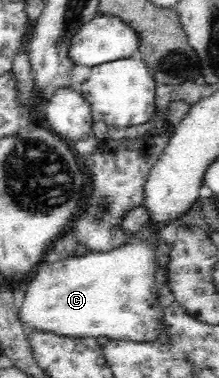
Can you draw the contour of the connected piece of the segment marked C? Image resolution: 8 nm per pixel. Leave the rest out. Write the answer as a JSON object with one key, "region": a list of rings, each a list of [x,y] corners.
{"region":[[[136,240],[136,244],[124,244],[108,252],[89,252],[81,256],[70,256],[70,258],[64,258],[52,264],[38,264],[38,272],[28,282],[28,290],[18,310],[17,320],[20,324],[24,322],[24,324],[34,326],[36,330],[54,333],[58,336],[72,338],[107,336],[112,340],[131,340],[132,342],[152,340],[152,336],[156,336],[156,324],[160,324],[160,320],[156,320],[156,296],[152,296],[152,252],[148,252],[148,244],[140,244],[140,240]]]}

